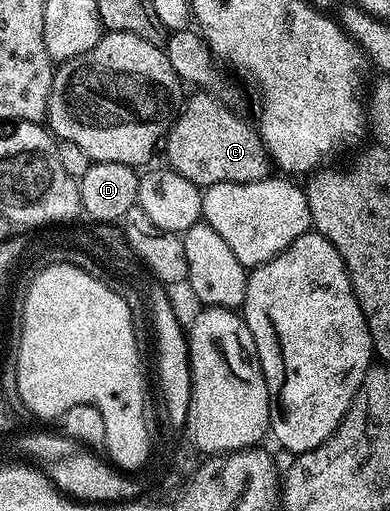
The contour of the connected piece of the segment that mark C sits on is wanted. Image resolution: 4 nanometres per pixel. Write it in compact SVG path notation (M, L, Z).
M192 94L189 98L187 95L182 109L177 113L175 122L163 139L162 154L163 150L165 156L168 157L168 166L201 188L207 188L214 184L226 184L227 182L234 184L257 182L269 177L270 174L268 149L260 138L259 129L253 123L251 126L250 123L243 122L226 103L219 102L212 94Z

